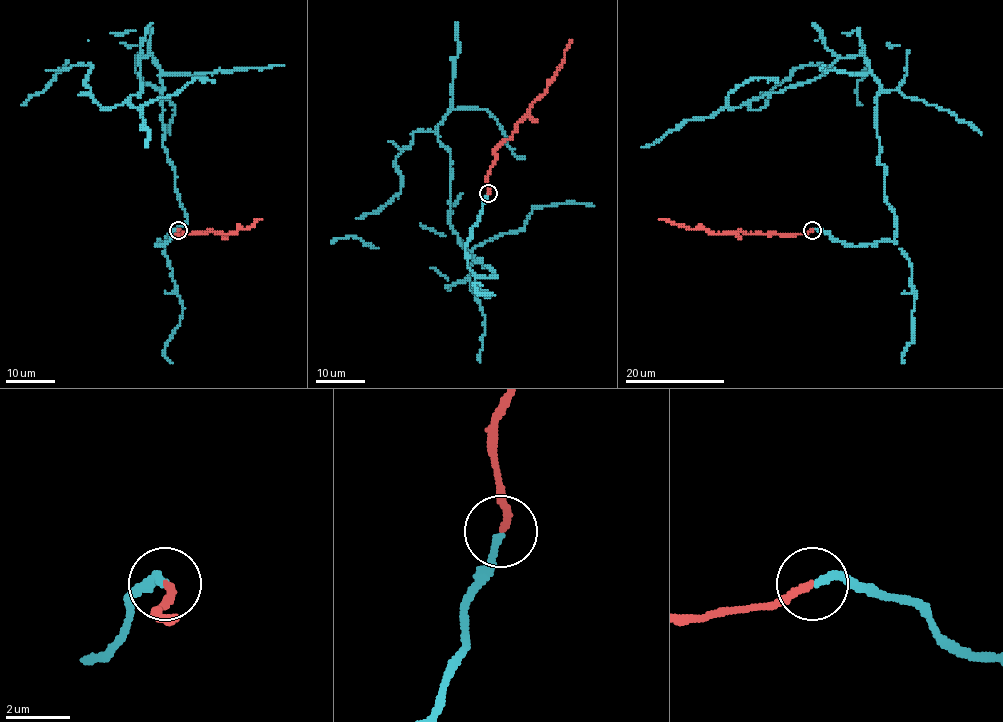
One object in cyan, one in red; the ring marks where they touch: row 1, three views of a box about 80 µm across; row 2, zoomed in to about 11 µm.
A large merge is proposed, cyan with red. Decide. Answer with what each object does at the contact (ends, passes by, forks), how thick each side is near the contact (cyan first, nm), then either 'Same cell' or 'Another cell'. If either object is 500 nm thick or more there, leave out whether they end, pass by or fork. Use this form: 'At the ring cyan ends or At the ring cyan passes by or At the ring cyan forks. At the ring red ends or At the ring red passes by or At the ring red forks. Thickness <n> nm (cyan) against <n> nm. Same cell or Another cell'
At the ring cyan ends. At the ring red ends. Thickness 240 nm (cyan) against 240 nm. Same cell

